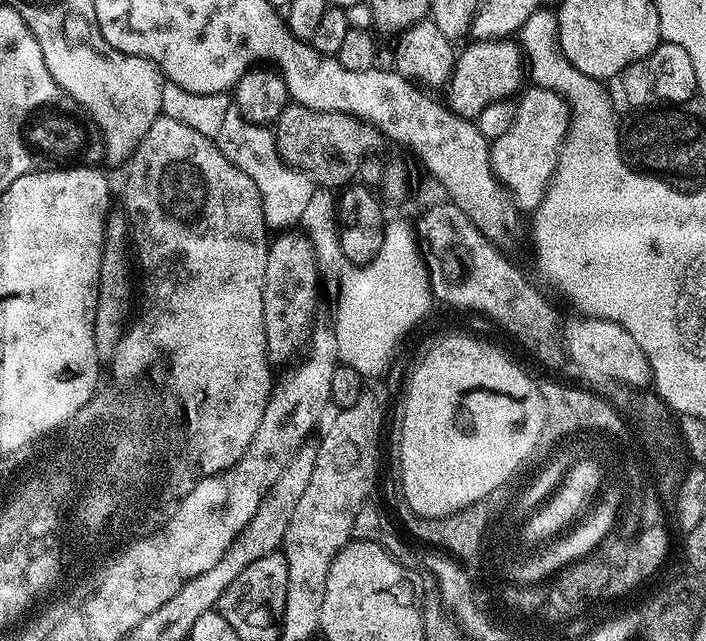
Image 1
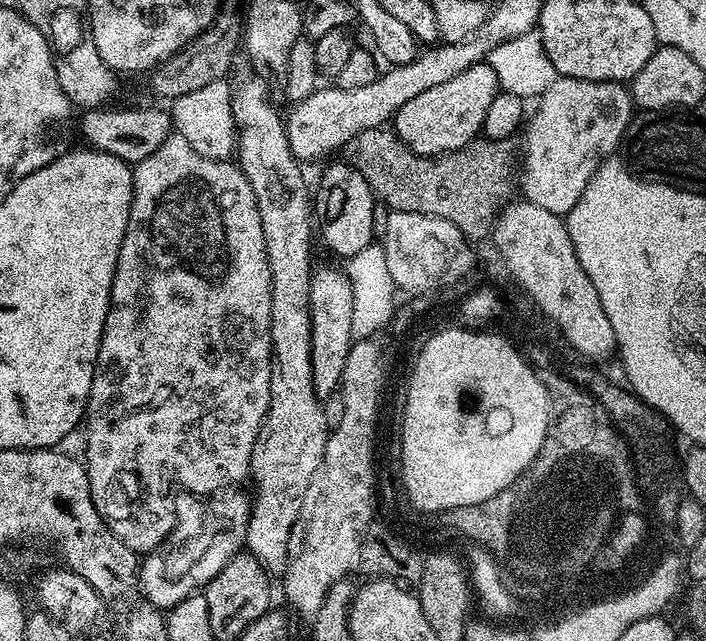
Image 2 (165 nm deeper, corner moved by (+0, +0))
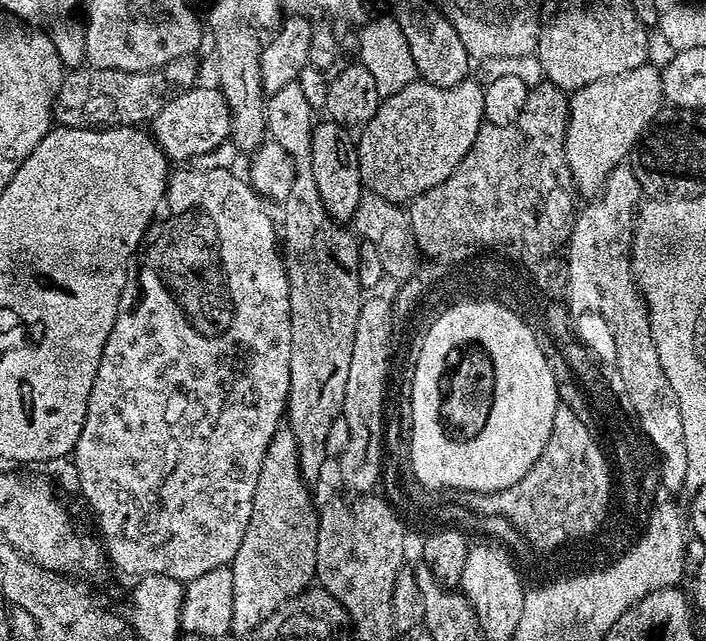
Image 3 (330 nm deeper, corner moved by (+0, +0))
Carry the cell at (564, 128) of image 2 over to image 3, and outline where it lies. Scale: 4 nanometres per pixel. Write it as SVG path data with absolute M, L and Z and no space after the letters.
M649 62L638 66L638 70L630 70L626 74L618 74L602 82L590 82L590 86L582 86L577 92L571 93L564 153L572 171L572 181L575 182L577 193L581 197L595 198L600 195L612 169L621 167L631 157L636 145L640 143L641 136L661 112L665 103L664 87L660 77L661 69L655 68L654 64Z

